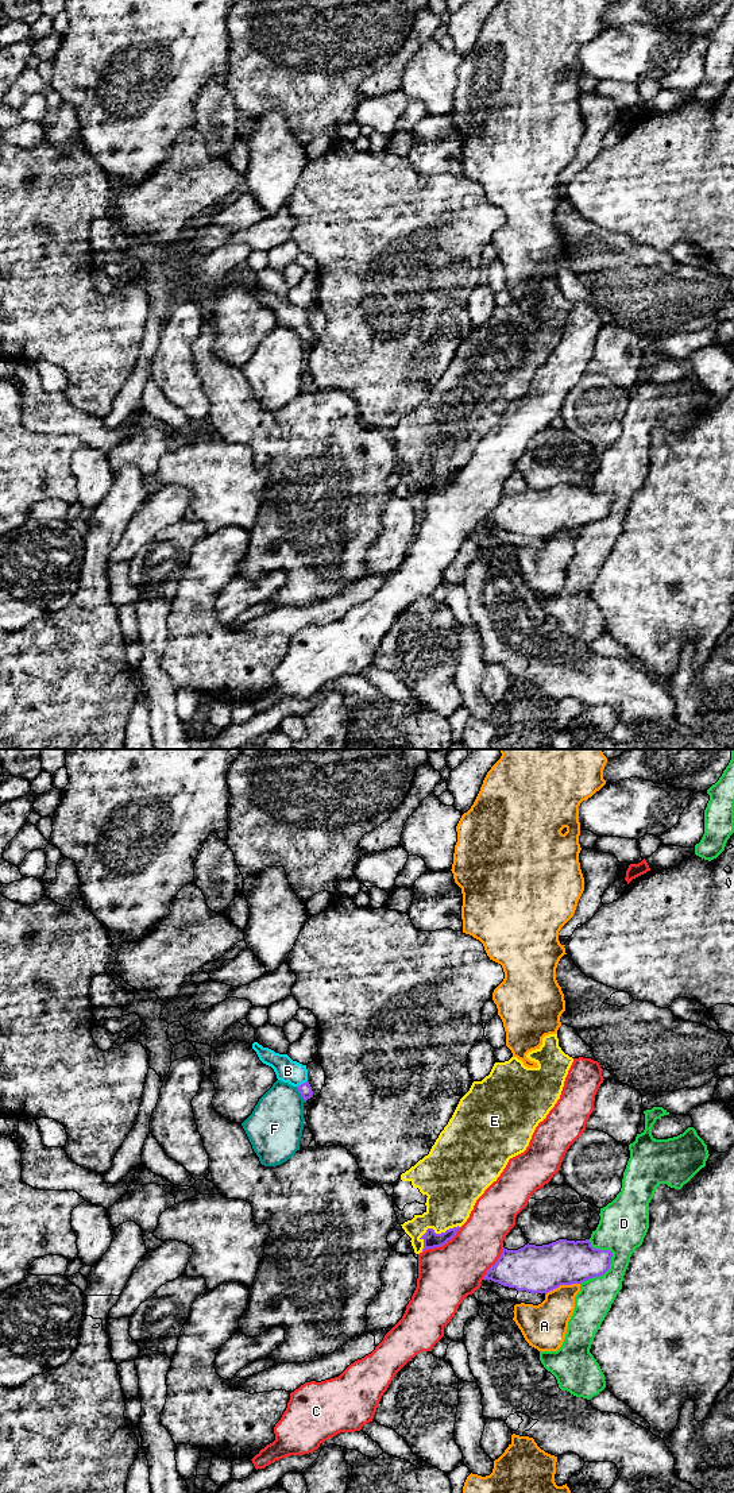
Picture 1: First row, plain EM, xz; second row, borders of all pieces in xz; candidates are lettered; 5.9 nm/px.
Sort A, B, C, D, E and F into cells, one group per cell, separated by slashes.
A / B / C / D / E / F

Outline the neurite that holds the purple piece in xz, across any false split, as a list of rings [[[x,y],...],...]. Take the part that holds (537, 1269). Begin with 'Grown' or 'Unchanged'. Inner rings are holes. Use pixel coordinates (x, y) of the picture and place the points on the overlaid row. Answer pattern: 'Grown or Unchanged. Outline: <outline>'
Unchanged. Outline: [[[559,1239],[549,1245],[525,1245],[518,1250],[503,1247],[498,1261],[483,1280],[530,1293],[548,1293],[560,1285],[582,1284],[603,1276],[613,1253],[591,1246],[590,1239]]]

